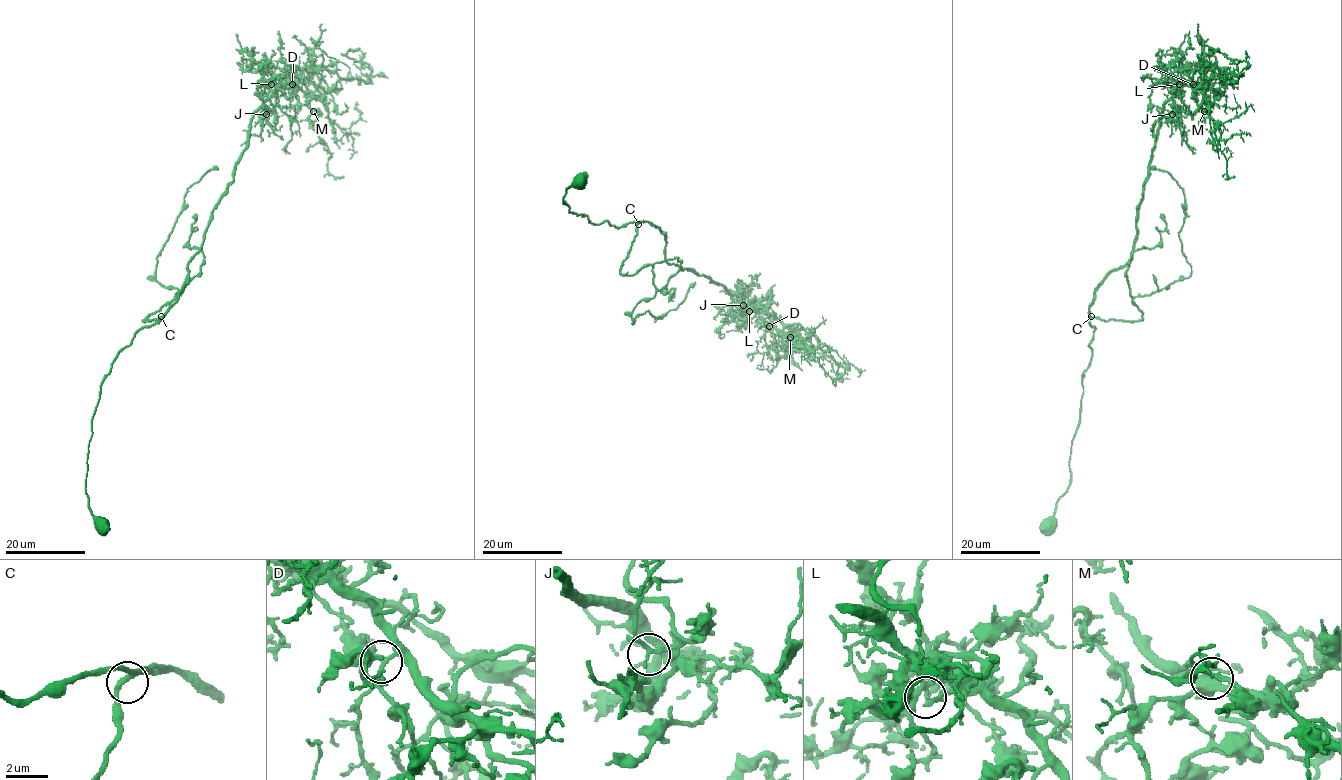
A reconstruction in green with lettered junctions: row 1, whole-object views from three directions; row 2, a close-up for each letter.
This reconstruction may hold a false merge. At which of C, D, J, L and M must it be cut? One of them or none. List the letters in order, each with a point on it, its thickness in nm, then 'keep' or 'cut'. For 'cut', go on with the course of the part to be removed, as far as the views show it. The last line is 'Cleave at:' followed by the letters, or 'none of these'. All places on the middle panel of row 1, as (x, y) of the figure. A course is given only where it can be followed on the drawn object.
C: (638, 224) | 280 nm | keep
D: (769, 326) | 200 nm | keep
J: (743, 305) | 200 nm | keep
L: (749, 311) | 170 nm | cut | (749, 312), (756, 304), (740, 294), (751, 307), (812, 333), (842, 360), (839, 380), (824, 356), (837, 351)
M: (790, 337) | 240 nm | keep
Cleave at: L

